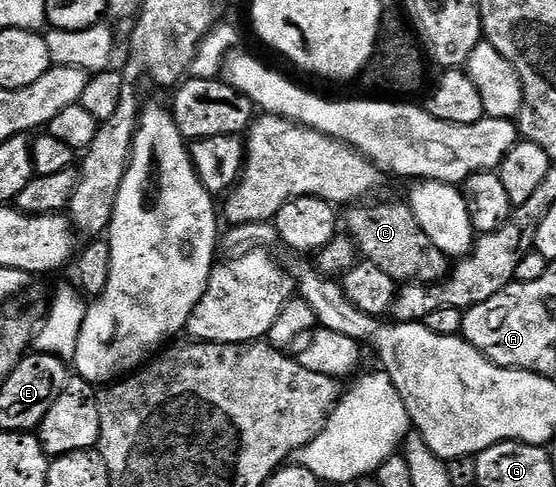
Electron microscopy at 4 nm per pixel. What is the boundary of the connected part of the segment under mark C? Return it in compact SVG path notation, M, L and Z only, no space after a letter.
M405 201L366 205L370 204L354 204L345 211L345 233L352 239L357 253L365 261L380 268L380 272L387 276L392 276L395 284L433 284L443 277L448 266L446 255L438 251L432 240L428 240L424 228L420 228L416 216Z

